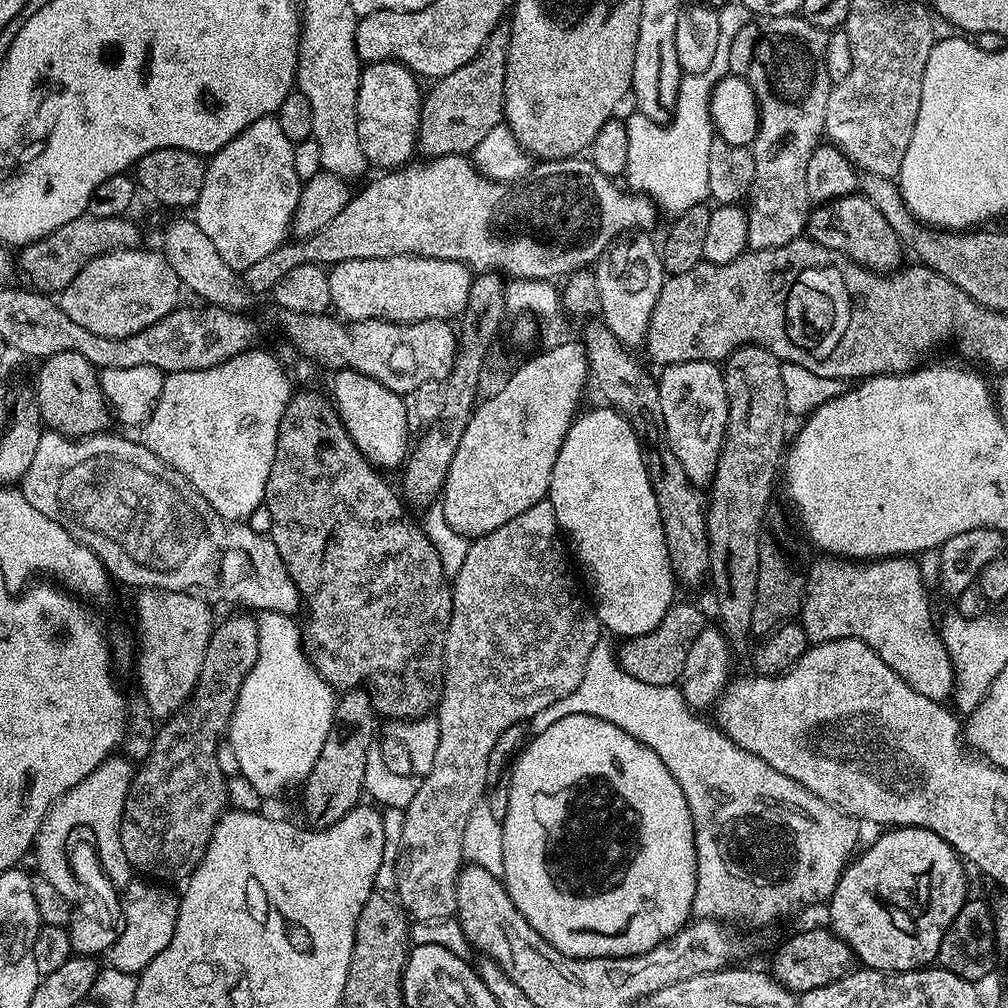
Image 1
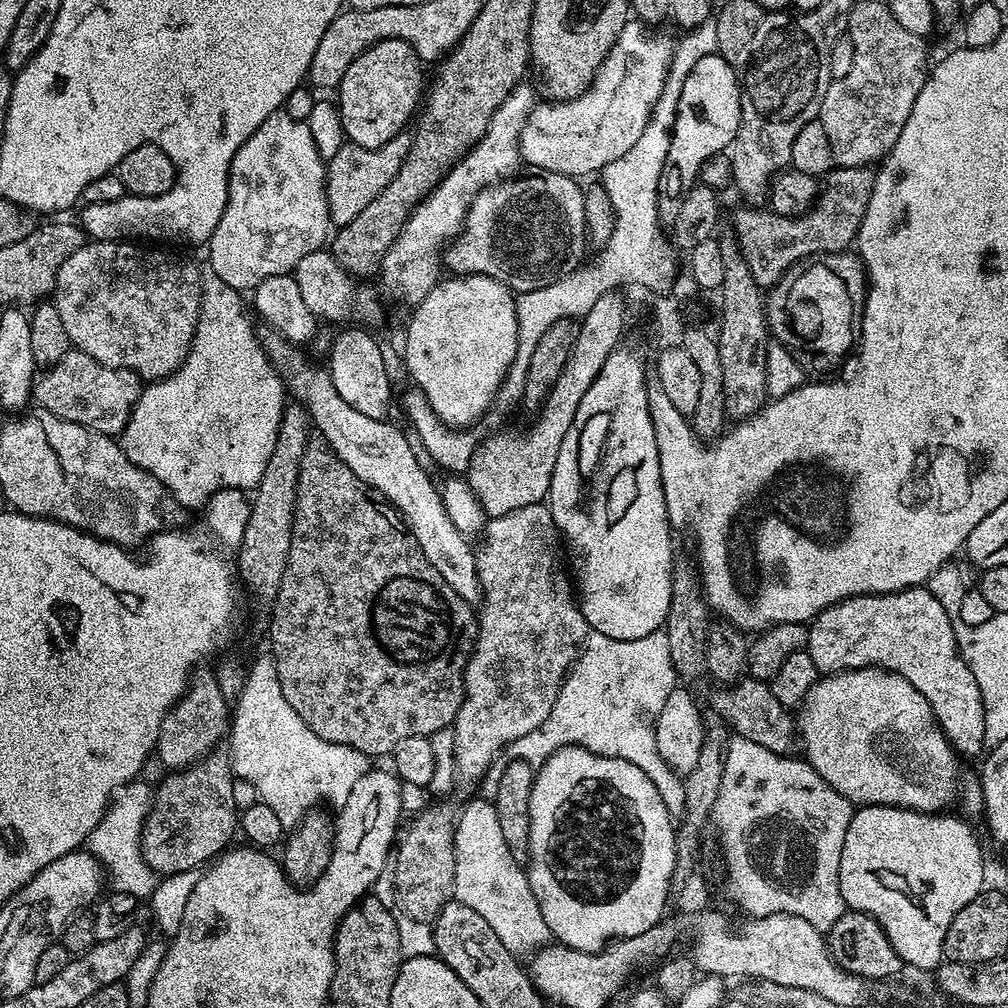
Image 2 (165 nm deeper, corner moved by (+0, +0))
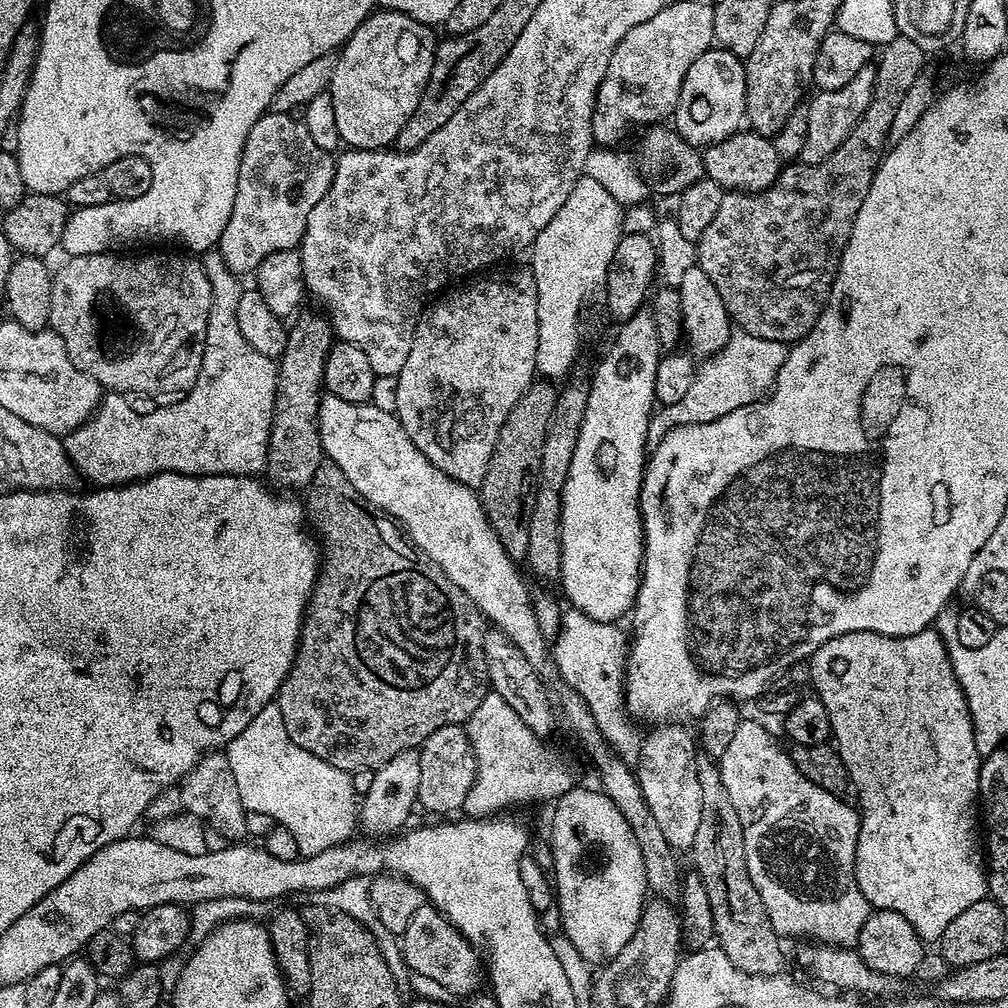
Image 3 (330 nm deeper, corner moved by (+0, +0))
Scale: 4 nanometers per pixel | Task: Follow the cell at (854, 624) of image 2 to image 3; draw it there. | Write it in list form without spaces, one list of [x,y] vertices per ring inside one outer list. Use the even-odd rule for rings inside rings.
[[[935,627],[924,628],[918,634],[910,634],[909,636],[887,636],[886,634],[874,634],[873,632],[851,632],[850,634],[842,634],[838,638],[830,638],[830,642],[822,642],[822,646],[818,646],[818,650],[814,650],[814,654],[807,661],[808,675],[810,677],[811,691],[820,699],[822,706],[826,706],[826,710],[830,714],[830,726],[832,727],[831,739],[834,741],[837,756],[842,758],[842,762],[848,771],[848,779],[851,787],[860,791],[860,804],[858,803],[858,811],[860,813],[860,829],[858,830],[858,846],[856,847],[856,881],[862,890],[862,894],[868,899],[869,905],[873,909],[879,910],[889,908],[898,914],[902,914],[902,918],[906,918],[906,922],[910,922],[910,926],[914,926],[914,930],[919,934],[920,939],[925,942],[939,941],[942,930],[946,930],[946,926],[950,926],[950,922],[954,922],[954,918],[958,918],[958,914],[962,914],[962,910],[974,906],[974,902],[985,899],[988,896],[988,878],[986,875],[986,856],[982,851],[982,840],[976,837],[976,824],[978,828],[978,804],[977,800],[980,794],[980,766],[982,757],[978,746],[974,746],[974,726],[970,718],[970,710],[968,703],[964,697],[962,686],[958,682],[958,678],[952,669],[952,663],[948,657],[948,648],[944,644],[944,639]]]

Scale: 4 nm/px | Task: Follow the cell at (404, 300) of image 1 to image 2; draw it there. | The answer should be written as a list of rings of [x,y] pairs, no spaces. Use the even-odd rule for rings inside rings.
[[[321,250],[314,254],[306,254],[302,262],[294,270],[298,290],[306,306],[321,321],[344,320],[340,322],[368,322],[380,316],[380,300],[371,288],[371,283],[358,283],[357,277],[351,276],[332,256],[331,251]],[[360,284],[360,285],[356,285]]]

